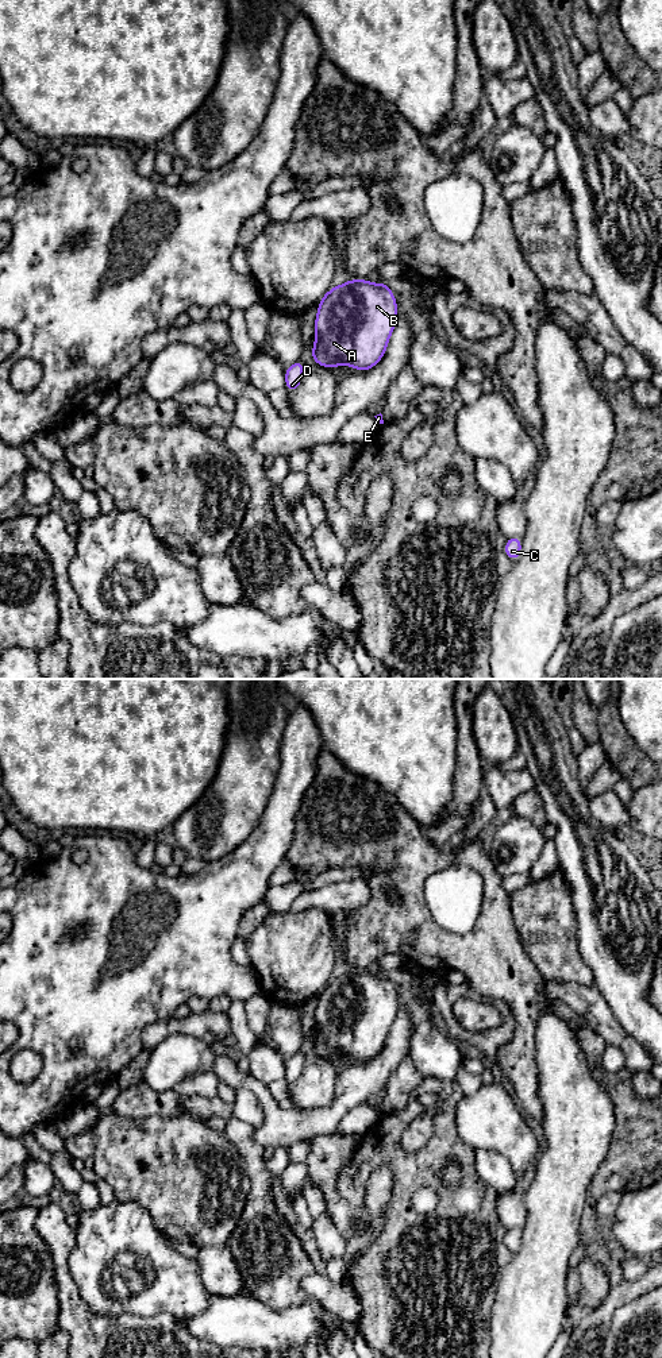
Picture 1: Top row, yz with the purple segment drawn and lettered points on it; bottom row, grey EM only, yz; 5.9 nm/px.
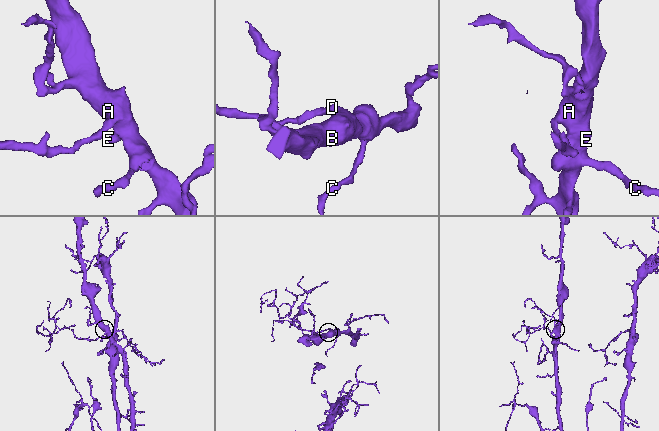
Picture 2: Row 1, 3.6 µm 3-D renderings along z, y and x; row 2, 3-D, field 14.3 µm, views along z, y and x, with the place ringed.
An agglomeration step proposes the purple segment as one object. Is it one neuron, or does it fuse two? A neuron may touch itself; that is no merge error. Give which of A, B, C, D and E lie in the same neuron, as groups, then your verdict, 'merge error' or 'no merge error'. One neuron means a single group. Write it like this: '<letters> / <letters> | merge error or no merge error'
A B C D E | no merge error

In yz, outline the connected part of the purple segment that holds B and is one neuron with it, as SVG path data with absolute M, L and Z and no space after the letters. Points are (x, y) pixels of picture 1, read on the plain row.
M354 969L331 979L320 991L315 1008L316 1029L309 1042L322 1058L353 1057L372 1061L385 1046L399 1010L397 991L388 975Z

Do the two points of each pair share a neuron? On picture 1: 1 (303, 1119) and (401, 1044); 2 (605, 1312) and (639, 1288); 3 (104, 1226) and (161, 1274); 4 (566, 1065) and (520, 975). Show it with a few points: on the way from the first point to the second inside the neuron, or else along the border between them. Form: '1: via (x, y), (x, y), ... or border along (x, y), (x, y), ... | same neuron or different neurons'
1: via (327, 1118), (377, 1068) | same neuron
2: via (612, 1304), (626, 1291), (631, 1289) | same neuron
3: via (120, 1227), (154, 1258) | same neuron
4: border along (553, 1011), (547, 1011), (539, 1018), (534, 1046) | different neurons

